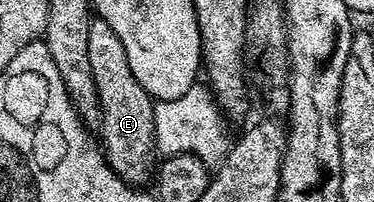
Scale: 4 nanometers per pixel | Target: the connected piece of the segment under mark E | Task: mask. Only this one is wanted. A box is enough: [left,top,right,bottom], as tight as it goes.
[88,16,157,186]

